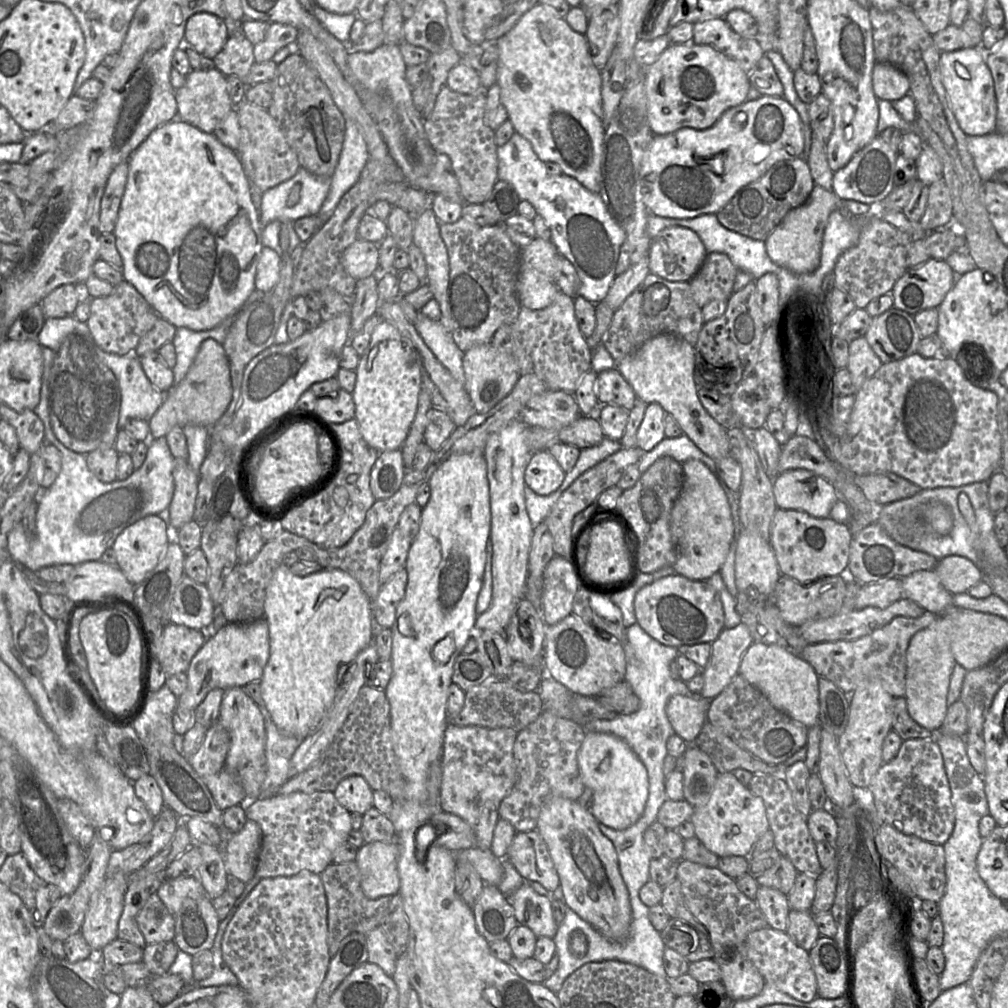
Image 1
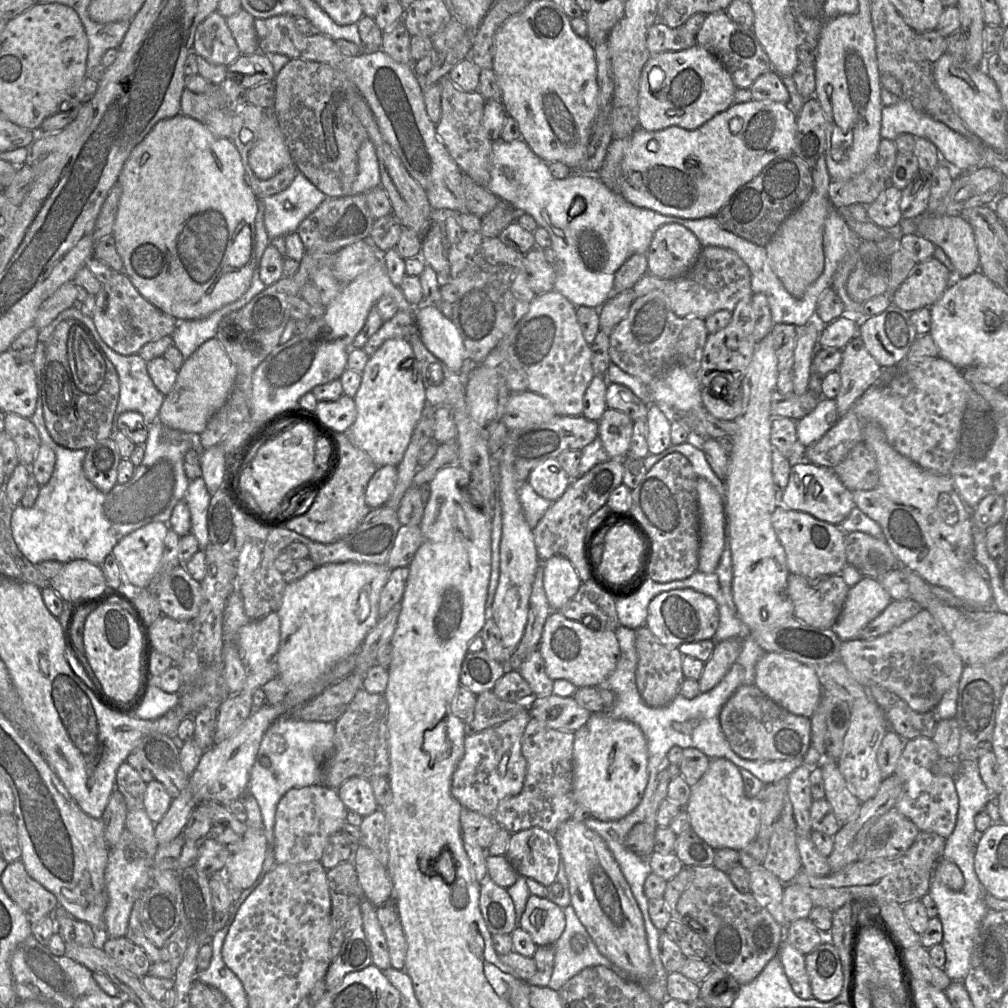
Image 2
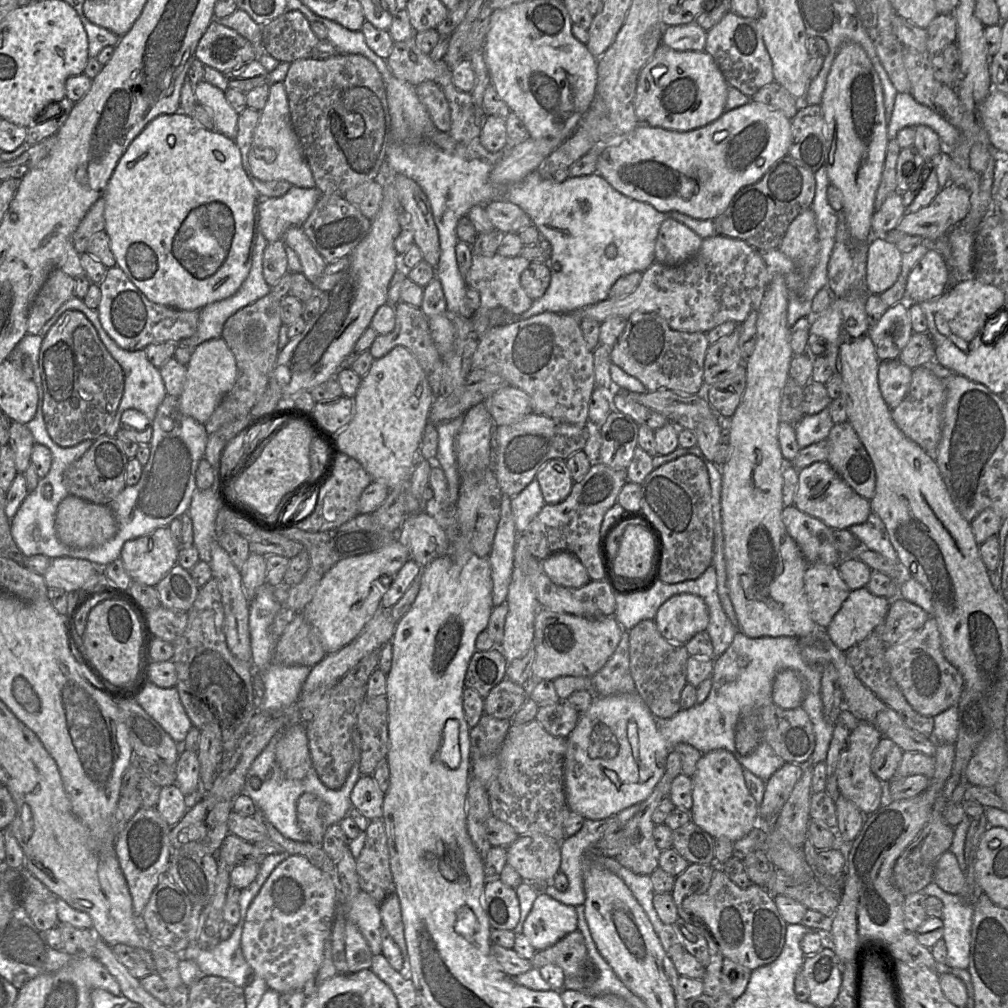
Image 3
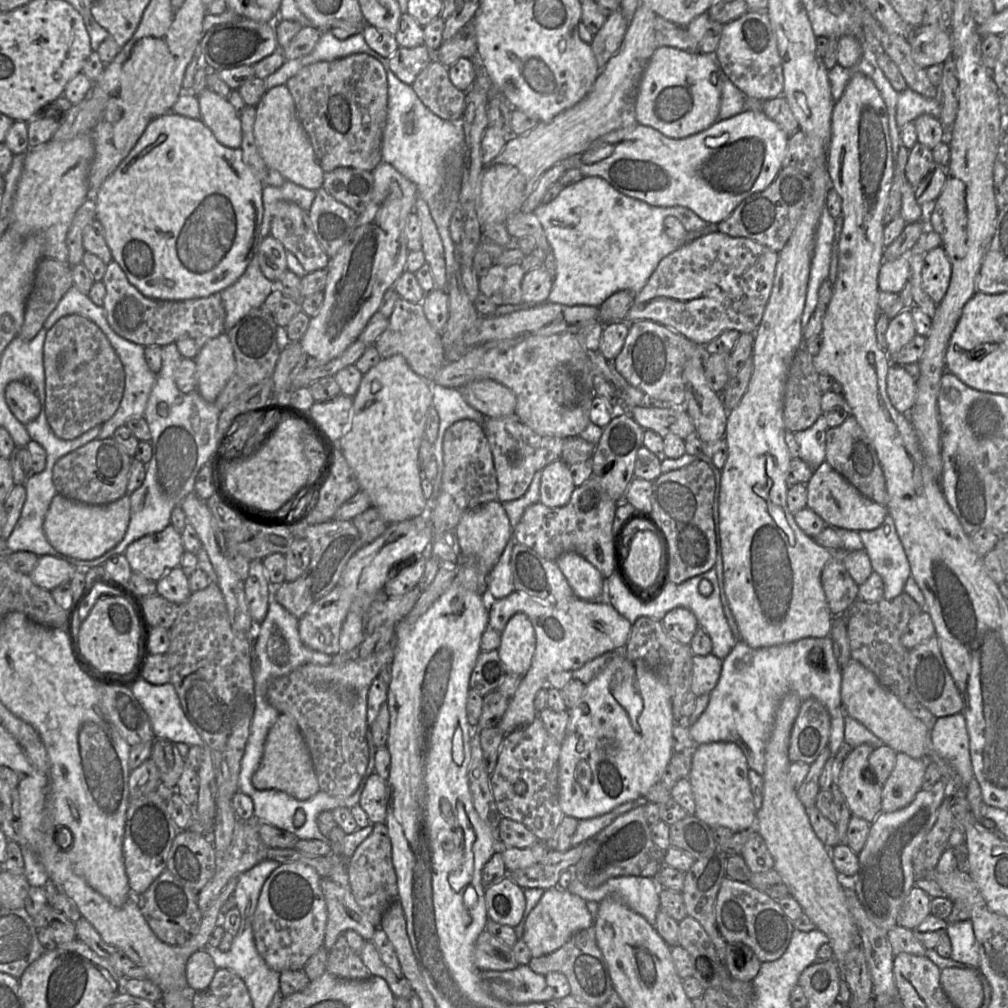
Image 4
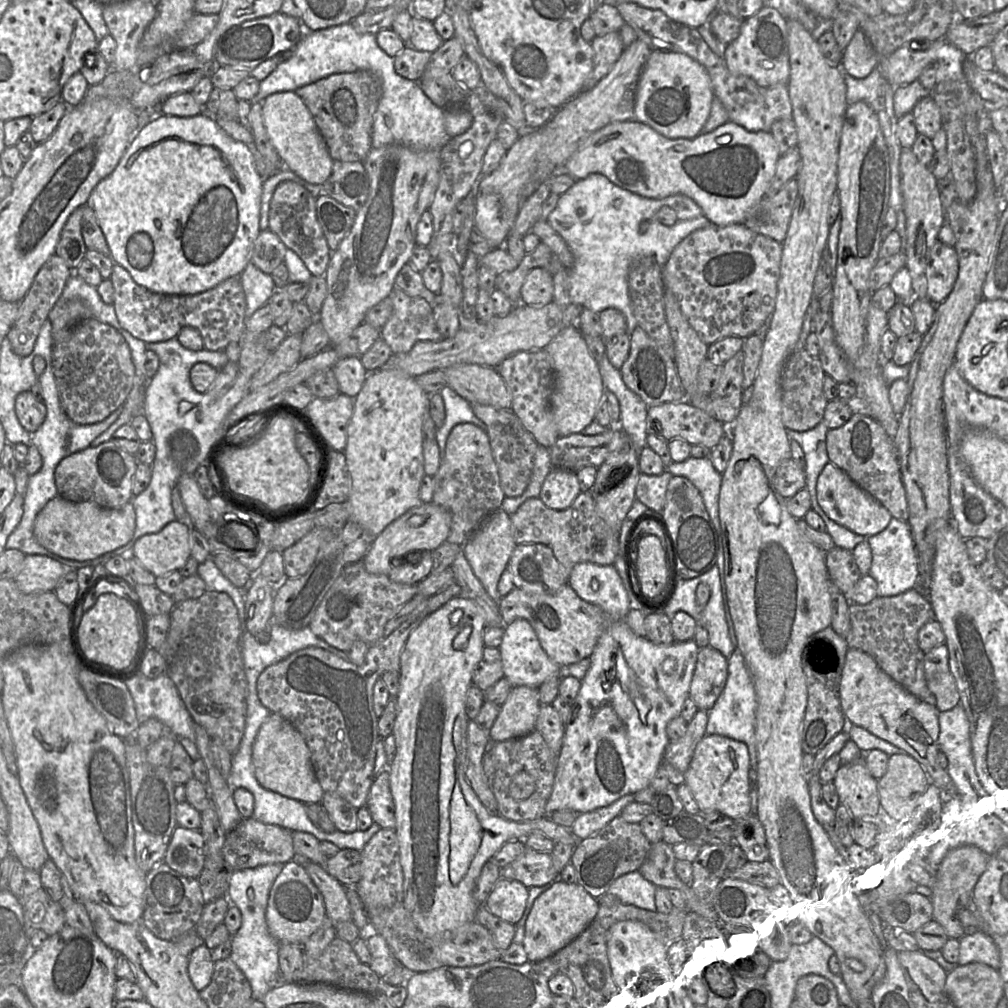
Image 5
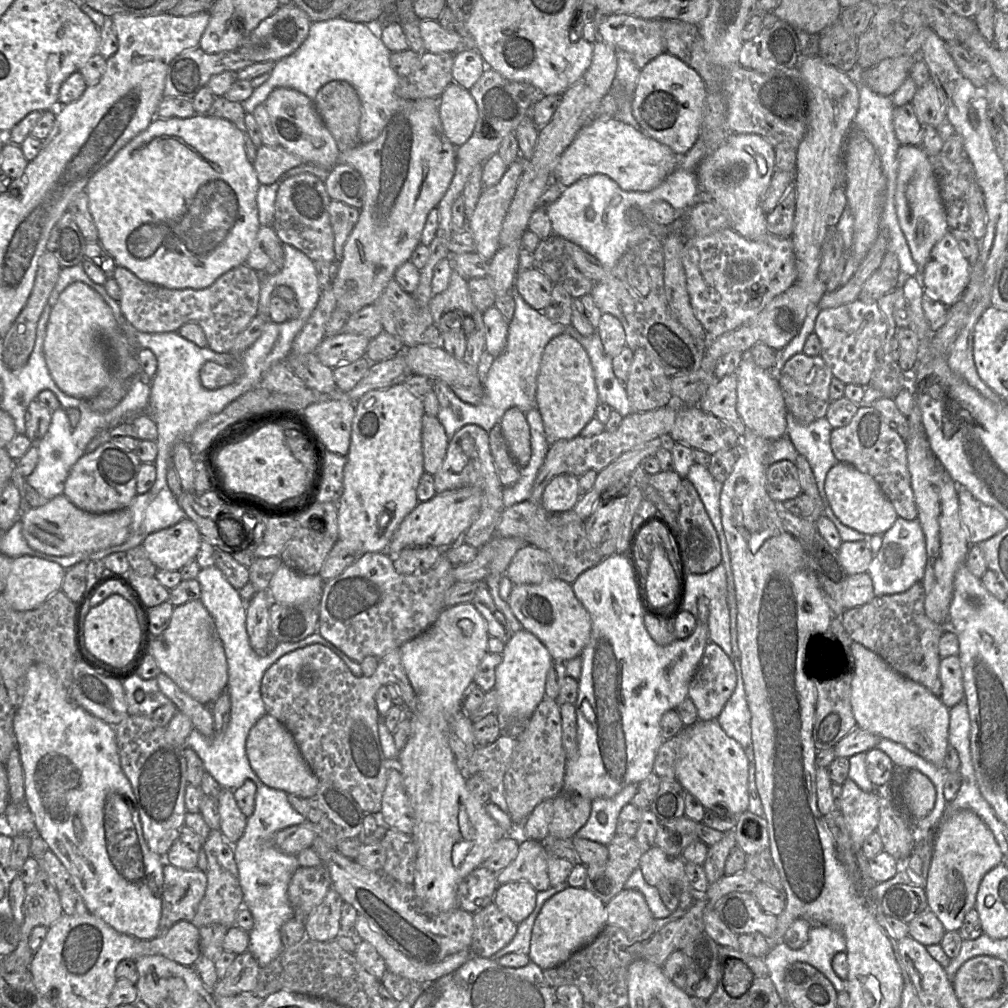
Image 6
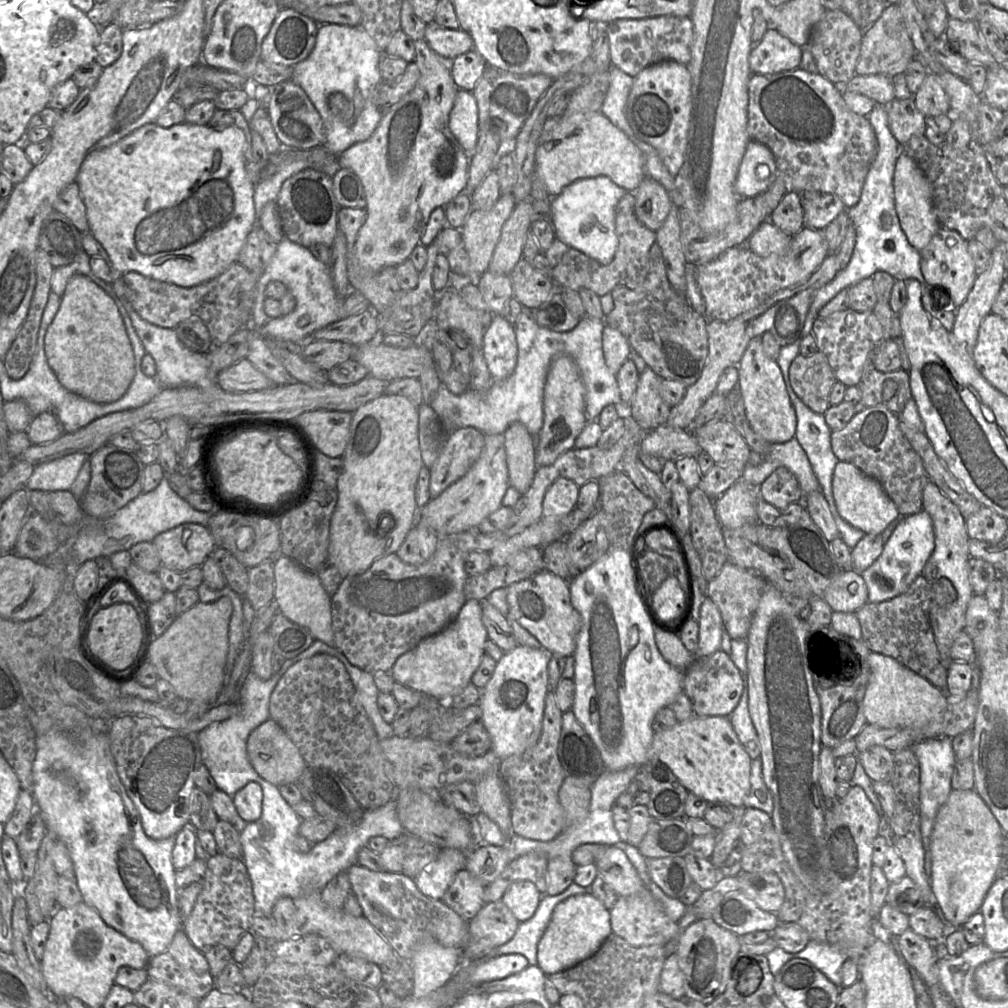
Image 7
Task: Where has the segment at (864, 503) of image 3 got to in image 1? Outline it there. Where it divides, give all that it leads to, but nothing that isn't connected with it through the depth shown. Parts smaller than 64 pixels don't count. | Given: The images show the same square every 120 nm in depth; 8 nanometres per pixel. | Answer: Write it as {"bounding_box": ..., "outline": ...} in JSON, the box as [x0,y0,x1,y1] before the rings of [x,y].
{"bounding_box":[772,469,842,518],"outline":[[[805,469],[787,470],[777,475],[772,486],[777,508],[803,511],[816,518],[828,518],[835,502],[842,499],[830,482]]]}

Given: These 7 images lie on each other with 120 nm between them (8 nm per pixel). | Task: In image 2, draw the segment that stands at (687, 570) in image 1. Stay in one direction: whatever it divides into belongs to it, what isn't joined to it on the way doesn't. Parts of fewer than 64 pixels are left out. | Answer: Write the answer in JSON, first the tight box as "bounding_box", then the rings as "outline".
{"bounding_box":[697,479,726,573],"outline":[[[706,479],[697,480],[699,507],[699,564],[698,571],[714,573],[725,546],[726,516],[723,498]]]}

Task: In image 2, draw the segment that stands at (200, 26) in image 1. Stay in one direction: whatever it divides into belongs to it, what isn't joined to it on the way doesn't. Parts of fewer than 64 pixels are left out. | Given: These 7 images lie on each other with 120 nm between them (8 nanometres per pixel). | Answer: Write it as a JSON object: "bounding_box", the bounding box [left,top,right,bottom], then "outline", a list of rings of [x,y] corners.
{"bounding_box":[192,12,241,66],"outline":[[[219,12],[210,14],[196,29],[192,51],[211,64],[230,66],[241,53]]]}

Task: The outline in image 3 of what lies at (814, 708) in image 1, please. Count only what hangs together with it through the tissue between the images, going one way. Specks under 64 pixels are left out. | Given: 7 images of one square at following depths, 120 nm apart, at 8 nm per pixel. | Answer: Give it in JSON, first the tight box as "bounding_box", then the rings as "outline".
{"bounding_box":[772,669,804,709],"outline":[[[790,669],[779,671],[772,684],[772,702],[781,709],[801,707],[804,687],[798,675]]]}

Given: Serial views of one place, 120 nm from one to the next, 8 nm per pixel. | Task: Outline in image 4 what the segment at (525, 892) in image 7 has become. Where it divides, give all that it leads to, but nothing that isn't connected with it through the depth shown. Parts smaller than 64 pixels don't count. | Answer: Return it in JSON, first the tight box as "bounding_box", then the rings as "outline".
{"bounding_box":[485,875,525,927],"outline":[[[508,875],[485,891],[489,920],[500,925],[516,927],[525,910],[523,890]]]}

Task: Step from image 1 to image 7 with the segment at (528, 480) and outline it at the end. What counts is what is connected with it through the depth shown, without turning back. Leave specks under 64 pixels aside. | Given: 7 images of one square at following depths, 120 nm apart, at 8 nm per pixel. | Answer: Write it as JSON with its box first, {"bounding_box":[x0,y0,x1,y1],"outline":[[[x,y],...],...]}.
{"bounding_box":[543,477,580,518],"outline":[[[560,477],[549,487],[543,500],[543,518],[565,517],[576,507],[580,487],[568,478]]]}

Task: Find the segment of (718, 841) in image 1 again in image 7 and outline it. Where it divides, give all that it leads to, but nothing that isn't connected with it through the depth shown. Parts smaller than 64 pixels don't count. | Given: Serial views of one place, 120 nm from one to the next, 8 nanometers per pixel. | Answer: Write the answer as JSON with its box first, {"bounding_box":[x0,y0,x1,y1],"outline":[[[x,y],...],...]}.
{"bounding_box":[652,715,752,806],"outline":[[[694,715],[672,728],[654,733],[652,755],[664,762],[681,784],[708,803],[724,802],[745,806],[750,792],[752,759],[735,733],[729,717]]]}

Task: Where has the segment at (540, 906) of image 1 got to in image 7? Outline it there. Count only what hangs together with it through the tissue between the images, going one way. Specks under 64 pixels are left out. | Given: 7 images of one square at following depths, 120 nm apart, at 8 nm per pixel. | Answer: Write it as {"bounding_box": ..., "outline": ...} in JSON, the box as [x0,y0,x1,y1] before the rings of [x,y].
{"bounding_box":[537,891,612,976],"outline":[[[589,891],[570,896],[554,908],[537,947],[537,966],[547,976],[574,967],[593,956],[612,933],[609,910]]]}

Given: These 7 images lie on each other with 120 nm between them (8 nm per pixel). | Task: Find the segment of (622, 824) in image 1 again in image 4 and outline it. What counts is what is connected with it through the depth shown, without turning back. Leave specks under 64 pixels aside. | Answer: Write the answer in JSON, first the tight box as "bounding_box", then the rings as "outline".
{"bounding_box":[558,650,675,820],"outline":[[[615,650],[616,655],[606,664],[603,670],[590,681],[579,703],[569,710],[569,723],[566,736],[561,744],[558,772],[558,796],[559,804],[565,816],[571,816],[577,820],[584,820],[601,816],[629,801],[642,802],[647,792],[657,783],[671,762],[674,754],[673,728],[675,723],[672,711],[671,690],[665,679],[661,679],[656,673],[647,668],[641,661],[631,661],[624,654],[623,650]]]}

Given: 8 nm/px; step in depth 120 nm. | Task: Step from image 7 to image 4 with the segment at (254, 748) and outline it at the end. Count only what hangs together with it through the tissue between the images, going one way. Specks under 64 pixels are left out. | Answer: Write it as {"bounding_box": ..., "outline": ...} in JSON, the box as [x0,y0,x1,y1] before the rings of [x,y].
{"bounding_box":[251,713,320,800],"outline":[[[280,713],[268,731],[262,759],[251,782],[258,790],[279,790],[297,800],[307,800],[320,790],[309,750],[297,722],[290,715]]]}

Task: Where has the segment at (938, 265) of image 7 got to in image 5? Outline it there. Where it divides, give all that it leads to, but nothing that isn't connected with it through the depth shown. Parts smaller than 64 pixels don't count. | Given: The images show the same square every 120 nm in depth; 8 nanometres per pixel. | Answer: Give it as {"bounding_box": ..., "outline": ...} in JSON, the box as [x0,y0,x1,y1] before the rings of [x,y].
{"bounding_box":[925,241,959,305],"outline":[[[939,241],[931,249],[925,276],[927,298],[939,305],[951,293],[959,272],[957,252],[951,246]]]}

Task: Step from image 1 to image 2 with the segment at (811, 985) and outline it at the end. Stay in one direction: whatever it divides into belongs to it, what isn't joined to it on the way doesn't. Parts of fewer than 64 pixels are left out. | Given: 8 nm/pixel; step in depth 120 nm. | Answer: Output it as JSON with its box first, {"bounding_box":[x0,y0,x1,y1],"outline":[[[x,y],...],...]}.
{"bounding_box":[777,941,812,999],"outline":[[[783,941],[777,955],[780,957],[784,972],[794,993],[801,999],[812,998],[812,989],[805,966],[805,955]]]}

